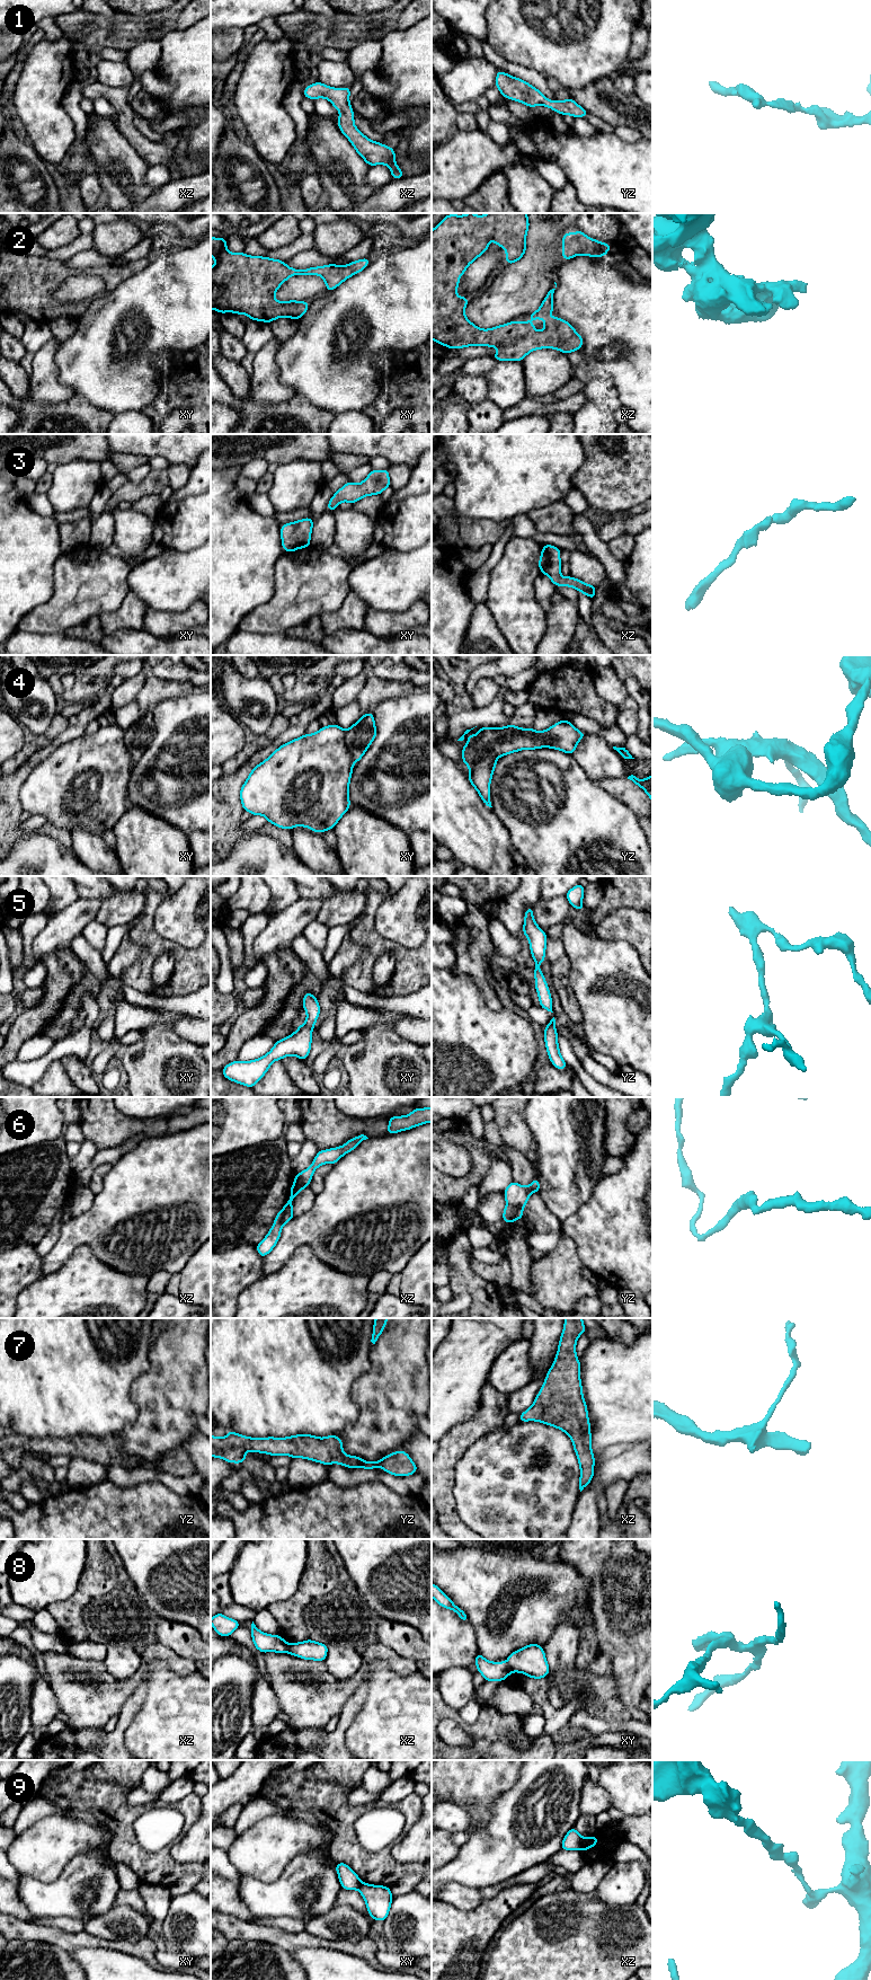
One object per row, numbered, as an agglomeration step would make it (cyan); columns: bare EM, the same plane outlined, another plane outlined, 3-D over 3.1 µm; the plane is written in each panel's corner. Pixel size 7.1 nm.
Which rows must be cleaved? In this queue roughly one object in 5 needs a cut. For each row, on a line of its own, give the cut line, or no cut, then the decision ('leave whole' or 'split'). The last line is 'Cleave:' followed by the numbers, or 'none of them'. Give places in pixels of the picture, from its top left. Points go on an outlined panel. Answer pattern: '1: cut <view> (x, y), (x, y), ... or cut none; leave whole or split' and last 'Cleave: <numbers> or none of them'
1: cut none; leave whole
2: cut none; leave whole
3: cut none; leave whole
4: cut yz (498, 757), (482, 751), (480, 757), (469, 767); split
5: cut none; leave whole
6: cut yz (507, 1203), (522, 1209); split
7: cut none; leave whole
8: cut xy (506, 1661), (512, 1670); split
9: cut xz (583, 1838), (580, 1849); split
Cleave: 4, 6, 8, 9

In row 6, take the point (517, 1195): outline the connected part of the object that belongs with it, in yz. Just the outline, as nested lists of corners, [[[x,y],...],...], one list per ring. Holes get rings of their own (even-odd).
[[[535,1177],[530,1186],[523,1186],[514,1181],[508,1184],[504,1194],[508,1205],[523,1209],[528,1201],[530,1194],[540,1192],[540,1182]]]

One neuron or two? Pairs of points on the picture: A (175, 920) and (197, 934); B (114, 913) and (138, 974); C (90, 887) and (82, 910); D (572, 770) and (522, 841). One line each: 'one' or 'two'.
A: one
B: two
C: two
D: one

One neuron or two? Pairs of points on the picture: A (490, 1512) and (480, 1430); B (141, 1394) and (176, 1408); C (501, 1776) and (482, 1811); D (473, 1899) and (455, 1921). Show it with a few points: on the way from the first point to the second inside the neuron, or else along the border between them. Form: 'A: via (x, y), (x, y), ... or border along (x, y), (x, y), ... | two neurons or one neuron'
A: border along (503, 1424), (479, 1437), (462, 1455) | two neurons
B: via (150, 1394), (156, 1394), (167, 1405) | one neuron
C: via (492, 1785), (482, 1795), (482, 1802) | one neuron
D: border along (443, 1901), (464, 1910), (472, 1910), (482, 1902) | two neurons

